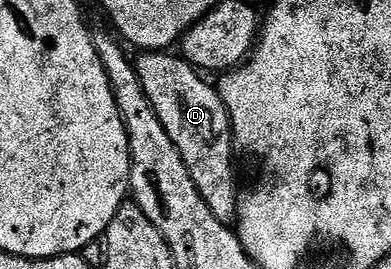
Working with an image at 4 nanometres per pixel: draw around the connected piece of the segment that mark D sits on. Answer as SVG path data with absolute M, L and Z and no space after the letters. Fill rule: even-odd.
M166 51L140 53L134 63L134 68L143 83L143 90L147 94L148 101L154 107L164 130L170 135L171 142L179 150L199 194L202 195L204 202L210 207L219 222L232 225L236 221L241 192L237 190L235 170L231 162L231 156L233 152L235 153L235 145L229 111L222 102L220 91L214 85L212 87L207 84L198 69L187 63L184 57L177 54L173 56L173 54Z

